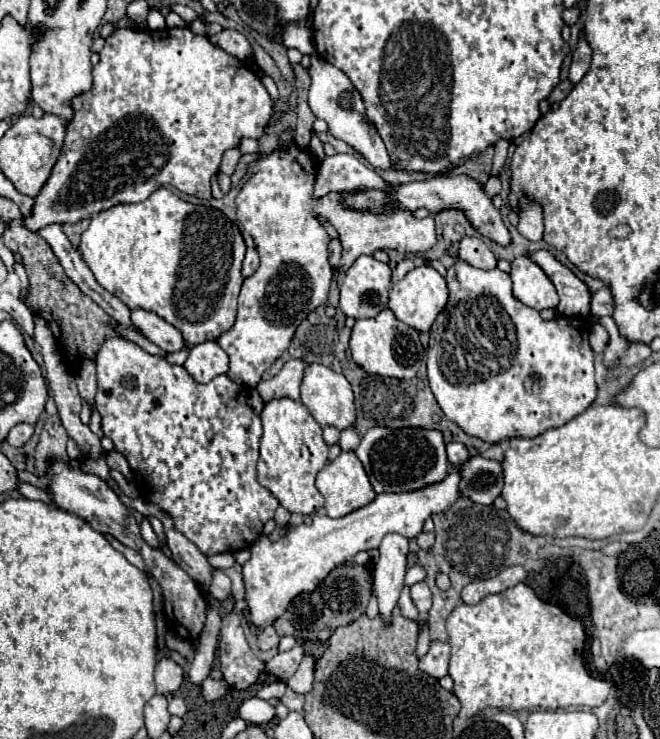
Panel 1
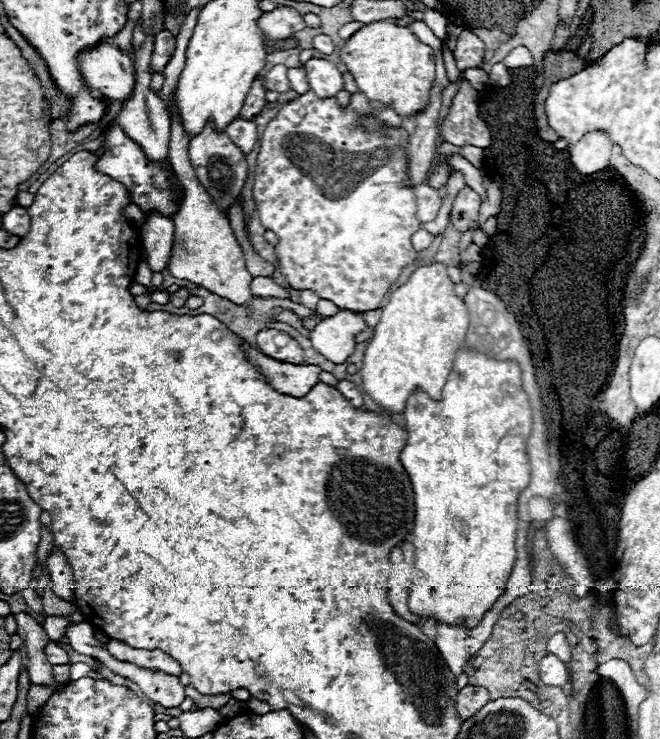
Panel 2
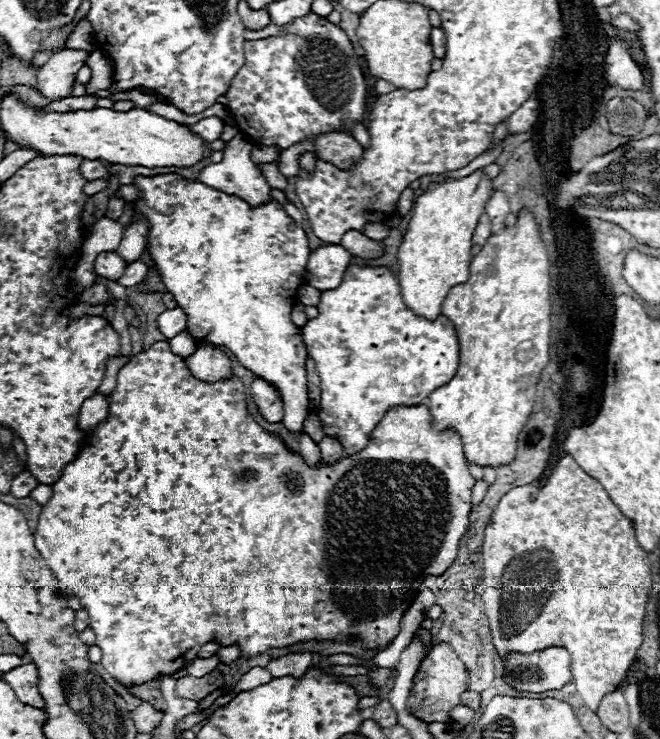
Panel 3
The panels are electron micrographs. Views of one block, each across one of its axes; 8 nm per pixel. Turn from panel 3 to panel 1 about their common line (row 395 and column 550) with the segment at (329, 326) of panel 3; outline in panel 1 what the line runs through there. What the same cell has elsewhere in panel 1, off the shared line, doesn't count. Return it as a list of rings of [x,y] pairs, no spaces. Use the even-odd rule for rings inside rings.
[[[456,260],[456,264],[452,268],[448,268],[448,274],[446,274],[446,284],[448,284],[448,290],[450,290],[450,298],[448,298],[448,304],[446,308],[438,314],[436,322],[432,324],[430,328],[430,348],[428,348],[428,380],[430,380],[430,388],[432,388],[432,394],[434,398],[438,400],[442,412],[446,414],[448,420],[452,420],[454,424],[458,424],[466,434],[470,436],[476,436],[488,444],[500,444],[502,440],[506,438],[536,438],[552,428],[558,428],[558,426],[564,426],[566,422],[570,422],[572,418],[580,416],[594,400],[596,400],[596,380],[594,380],[594,352],[592,352],[592,346],[590,346],[590,334],[588,334],[588,328],[584,324],[582,328],[582,322],[576,320],[576,318],[556,318],[556,320],[542,320],[542,316],[524,306],[514,294],[512,294],[512,280],[510,280],[510,274],[494,268],[494,270],[480,270],[480,268],[474,268],[470,266],[468,262],[464,260]]]

